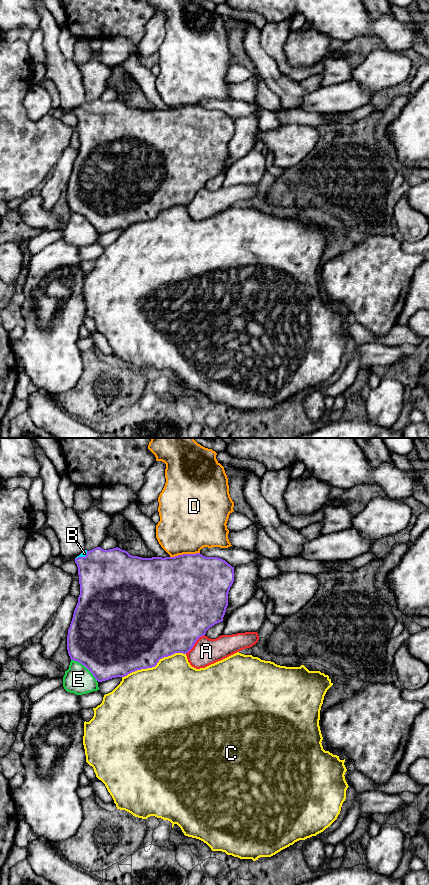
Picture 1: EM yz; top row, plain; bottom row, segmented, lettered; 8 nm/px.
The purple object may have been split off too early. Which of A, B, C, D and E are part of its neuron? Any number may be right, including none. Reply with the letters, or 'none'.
B

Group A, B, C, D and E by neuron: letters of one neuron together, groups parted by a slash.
A / B / C / D / E

